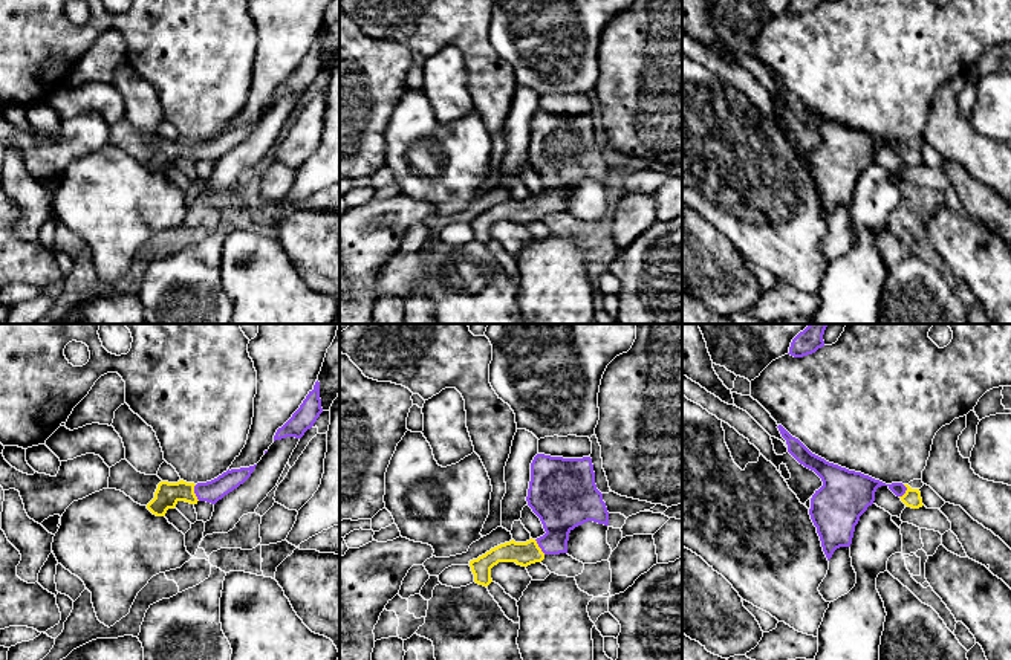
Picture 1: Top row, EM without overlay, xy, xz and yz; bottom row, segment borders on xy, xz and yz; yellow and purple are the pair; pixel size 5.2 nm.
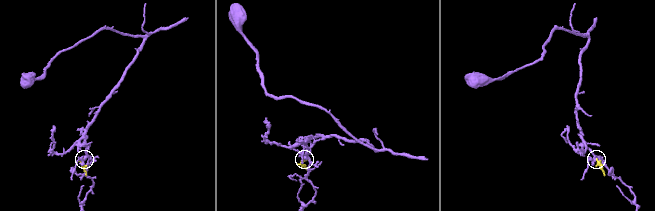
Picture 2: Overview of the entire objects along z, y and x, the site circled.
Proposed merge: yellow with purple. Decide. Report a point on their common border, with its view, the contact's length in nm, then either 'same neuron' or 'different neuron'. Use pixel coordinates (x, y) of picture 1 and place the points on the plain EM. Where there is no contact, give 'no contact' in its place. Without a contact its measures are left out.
xy (193, 150) | 90 nm | same neuron

